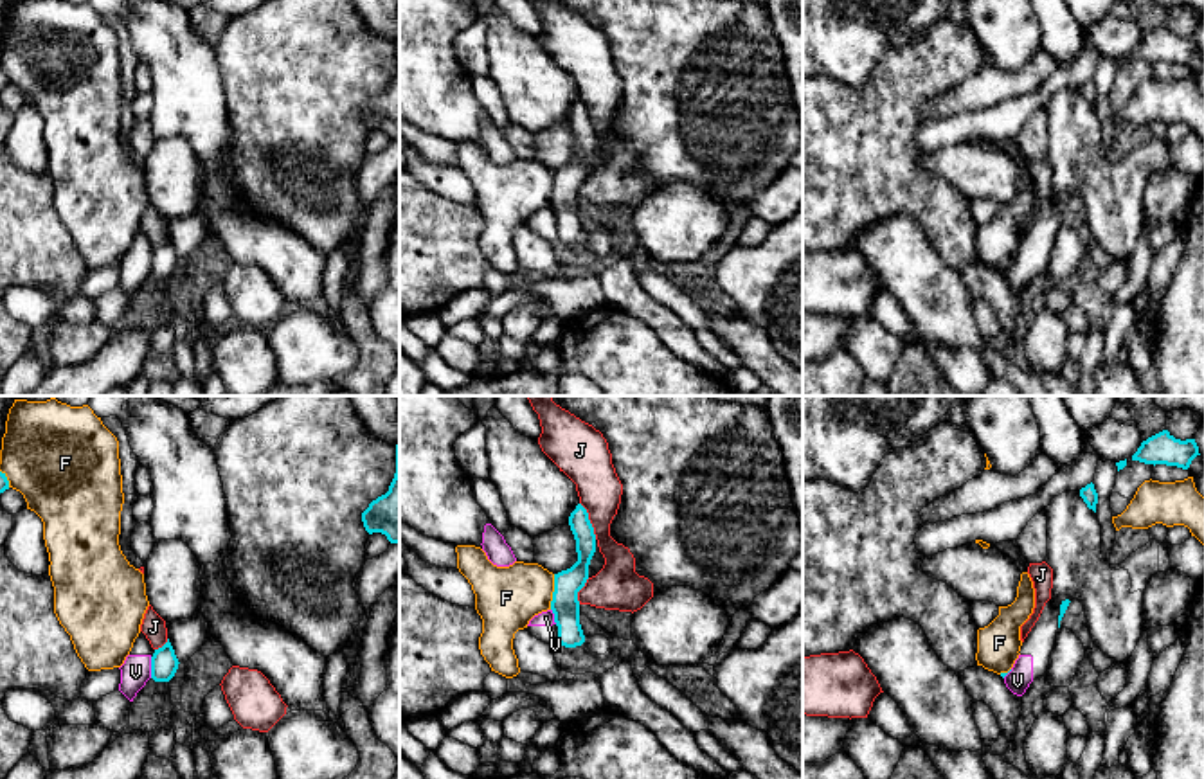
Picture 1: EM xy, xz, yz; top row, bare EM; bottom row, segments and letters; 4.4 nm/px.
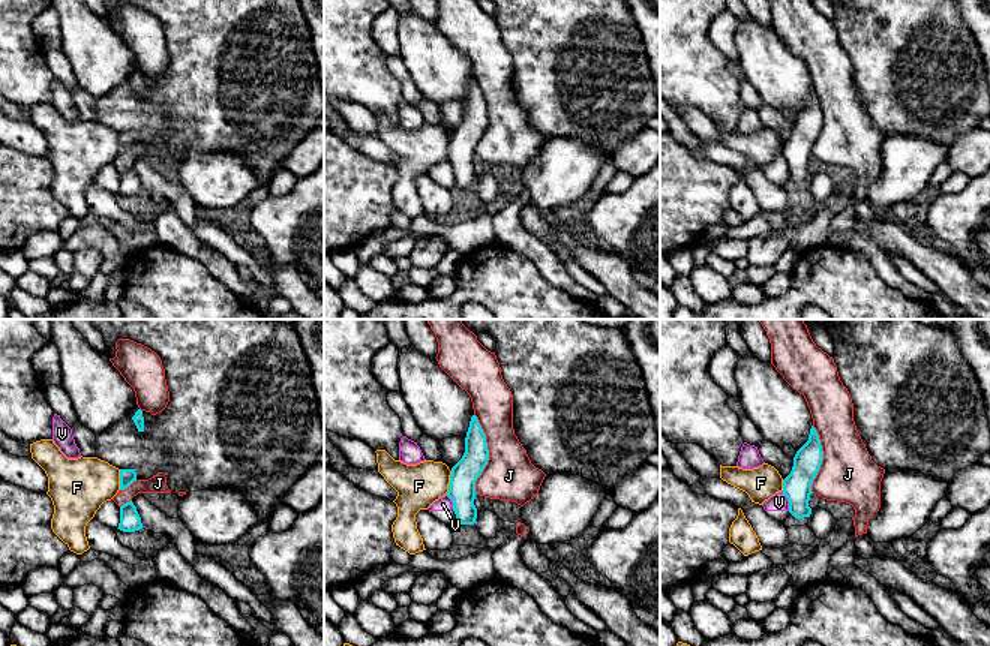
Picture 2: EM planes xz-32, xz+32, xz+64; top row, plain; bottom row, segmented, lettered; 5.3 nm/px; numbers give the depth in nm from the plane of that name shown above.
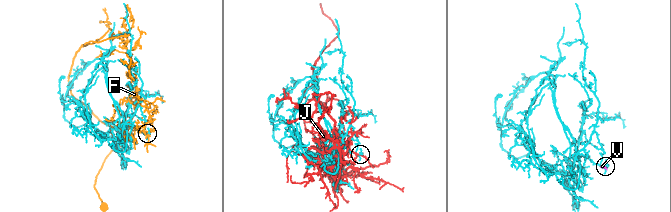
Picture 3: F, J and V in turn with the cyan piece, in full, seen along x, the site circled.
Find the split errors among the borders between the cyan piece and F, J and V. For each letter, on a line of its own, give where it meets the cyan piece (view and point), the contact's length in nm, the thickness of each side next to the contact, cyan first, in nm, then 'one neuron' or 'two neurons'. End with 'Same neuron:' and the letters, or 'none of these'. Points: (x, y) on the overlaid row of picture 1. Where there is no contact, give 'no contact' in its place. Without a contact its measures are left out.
F: meets cyan in xz at (553, 592); contact 160 nm long; 130 nm thick on the cyan side, 280 nm on the other; two neurons
J: meets cyan in xz at (589, 520); contact 180 nm long; 100 nm thick on the cyan side, 200 nm on the other; two neurons
V: meets cyan in xy at (152, 668); contact 100 nm long; 120 nm thick on the cyan side, 140 nm on the other; two neurons
Same neuron: none of these

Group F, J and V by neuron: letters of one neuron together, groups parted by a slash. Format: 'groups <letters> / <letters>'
groups F / J / V

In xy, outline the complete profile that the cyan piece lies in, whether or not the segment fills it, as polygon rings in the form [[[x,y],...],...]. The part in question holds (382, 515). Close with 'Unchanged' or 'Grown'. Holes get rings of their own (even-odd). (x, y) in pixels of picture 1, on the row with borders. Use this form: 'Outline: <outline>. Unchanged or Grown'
Outline: [[[400,441],[396,444],[396,473],[389,491],[369,504],[362,513],[369,534],[382,533],[391,543],[400,543]]]. Unchanged

